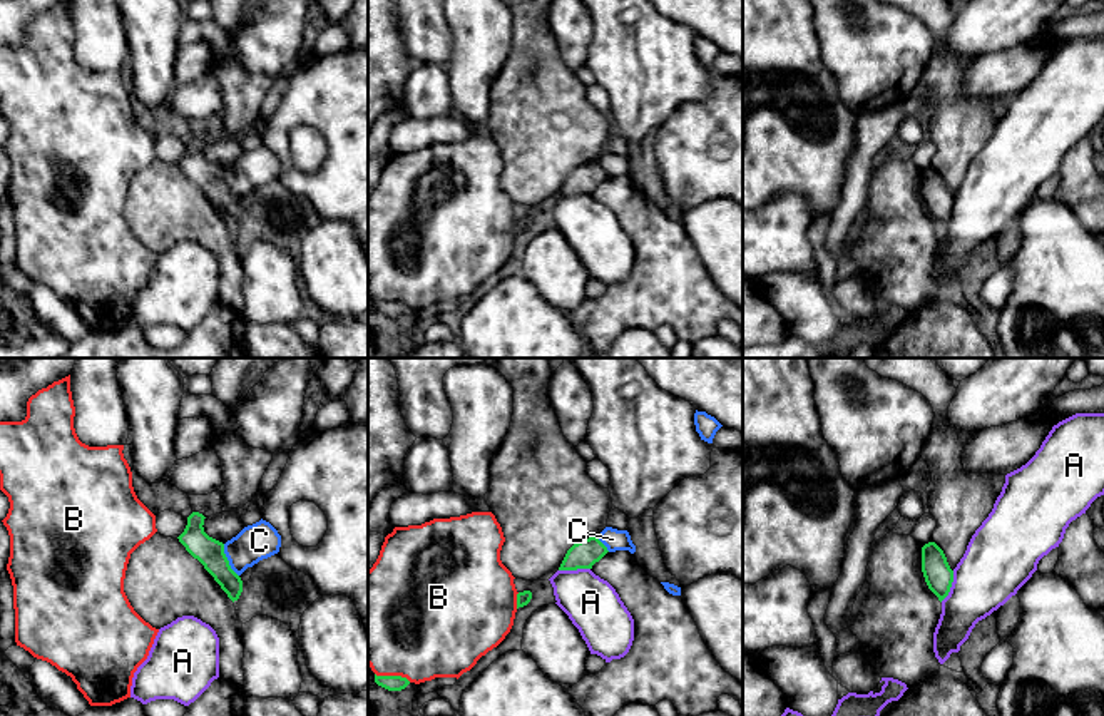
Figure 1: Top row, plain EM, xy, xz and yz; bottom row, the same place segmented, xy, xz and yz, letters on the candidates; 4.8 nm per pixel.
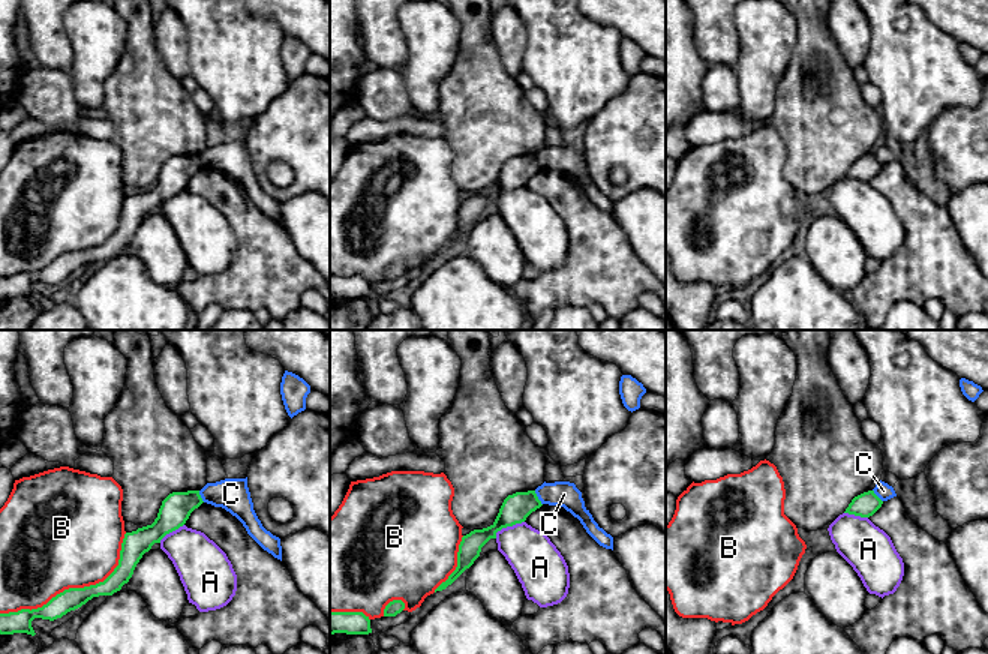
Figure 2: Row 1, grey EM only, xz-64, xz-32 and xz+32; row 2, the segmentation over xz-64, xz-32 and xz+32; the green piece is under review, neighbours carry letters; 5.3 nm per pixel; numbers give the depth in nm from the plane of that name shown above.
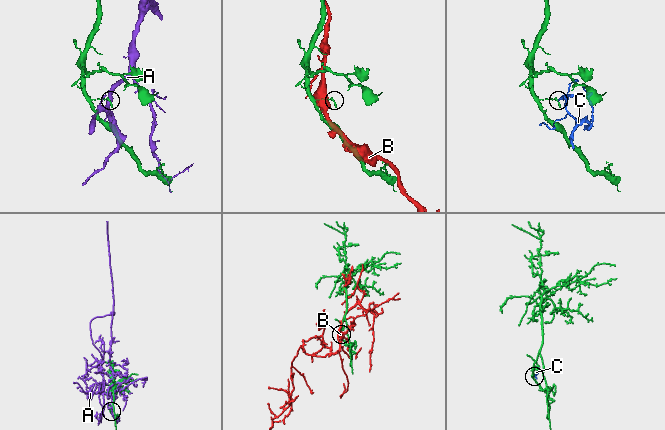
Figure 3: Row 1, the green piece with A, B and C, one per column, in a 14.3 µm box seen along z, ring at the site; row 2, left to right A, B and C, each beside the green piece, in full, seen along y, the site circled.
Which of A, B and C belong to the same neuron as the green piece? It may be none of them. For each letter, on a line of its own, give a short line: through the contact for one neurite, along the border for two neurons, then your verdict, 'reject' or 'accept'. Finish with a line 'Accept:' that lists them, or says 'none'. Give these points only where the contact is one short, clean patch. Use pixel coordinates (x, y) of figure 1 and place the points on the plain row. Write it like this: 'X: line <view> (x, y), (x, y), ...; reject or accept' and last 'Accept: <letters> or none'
A: reject
B: reject
C: line xy (223, 169), (228, 189), (238, 201); reject
Accept: none

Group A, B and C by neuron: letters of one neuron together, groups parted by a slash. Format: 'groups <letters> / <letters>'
groups A / B / C

